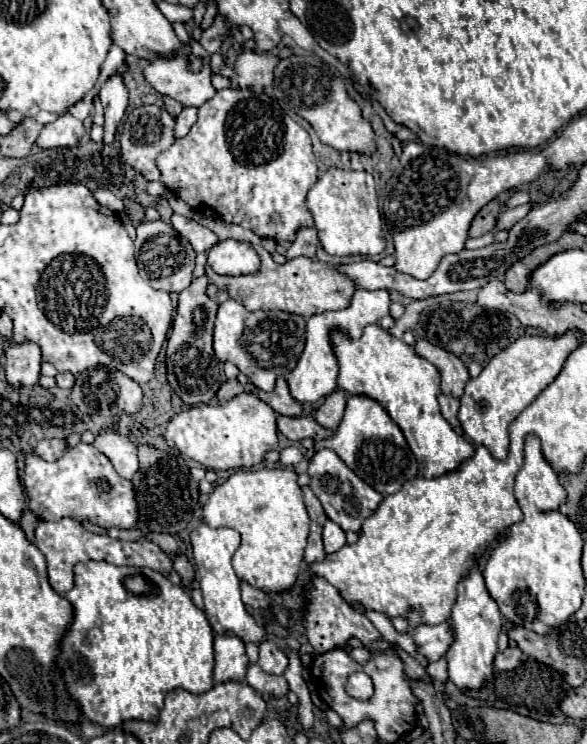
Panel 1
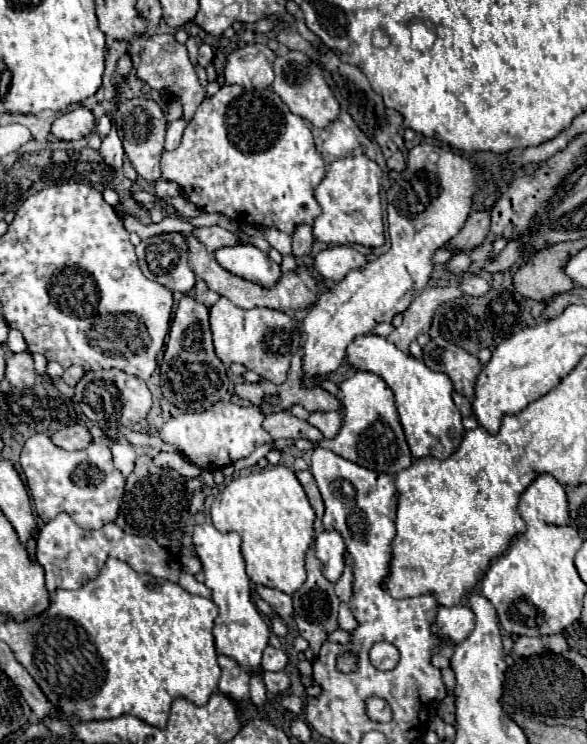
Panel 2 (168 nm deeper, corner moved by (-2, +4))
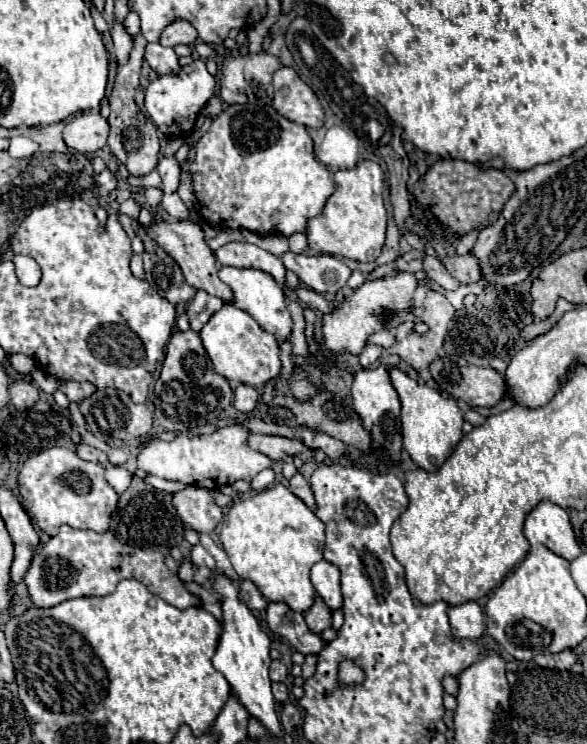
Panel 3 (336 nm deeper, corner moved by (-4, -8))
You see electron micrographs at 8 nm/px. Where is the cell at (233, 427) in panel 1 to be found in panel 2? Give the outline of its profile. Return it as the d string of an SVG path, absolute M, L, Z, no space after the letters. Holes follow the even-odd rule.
M216 402L212 408L204 412L184 412L168 420L160 428L158 436L162 438L162 442L176 446L180 454L184 454L192 464L196 464L202 470L210 470L210 466L224 468L232 462L248 458L256 446L272 442L268 432L264 432L262 428L262 420L264 414L252 404L240 406L230 402Z

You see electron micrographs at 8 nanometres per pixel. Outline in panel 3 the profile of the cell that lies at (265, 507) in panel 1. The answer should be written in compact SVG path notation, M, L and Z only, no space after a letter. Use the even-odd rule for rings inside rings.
M276 484L234 502L222 518L220 542L236 574L252 580L268 602L286 602L296 612L306 612L312 606L314 586L310 584L310 568L322 560L324 524L290 488Z

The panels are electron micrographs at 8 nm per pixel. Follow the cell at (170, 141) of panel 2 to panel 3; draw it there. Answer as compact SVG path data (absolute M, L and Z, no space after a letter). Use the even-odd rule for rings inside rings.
M164 156L156 170L162 178L162 192L176 192L180 186L180 164L176 156Z

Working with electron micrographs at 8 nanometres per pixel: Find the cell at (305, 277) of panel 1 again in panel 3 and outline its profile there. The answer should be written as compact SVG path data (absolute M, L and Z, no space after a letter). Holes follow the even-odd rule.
M156 222L154 226L148 226L148 234L158 242L158 246L162 246L182 268L186 282L196 288L196 290L204 290L210 296L220 298L222 302L232 302L234 294L230 290L228 284L224 284L216 272L216 258L212 258L212 250L206 246L204 242L204 232L200 226L192 224L192 222Z

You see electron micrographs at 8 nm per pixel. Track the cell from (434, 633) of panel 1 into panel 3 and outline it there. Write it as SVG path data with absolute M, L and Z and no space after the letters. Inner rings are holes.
M466 602L450 608L450 630L458 638L480 640L484 634L484 614L476 602Z

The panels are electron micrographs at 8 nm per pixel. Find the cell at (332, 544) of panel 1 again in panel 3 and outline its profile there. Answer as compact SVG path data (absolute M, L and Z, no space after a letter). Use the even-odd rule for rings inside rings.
M320 560L312 566L312 586L316 588L318 596L322 596L322 600L332 608L340 608L342 606L342 592L340 592L340 572L338 568L334 568L334 564L330 564L328 560Z

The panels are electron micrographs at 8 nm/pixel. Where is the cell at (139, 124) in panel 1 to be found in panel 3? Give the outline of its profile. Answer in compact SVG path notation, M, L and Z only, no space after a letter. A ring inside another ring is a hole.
M142 32L134 36L134 46L130 50L130 58L124 66L118 66L118 76L110 94L110 136L108 136L108 146L112 148L112 156L122 162L132 176L144 176L150 174L156 164L158 164L158 154L160 154L160 140L158 140L158 128L156 124L144 116L134 102L128 102L128 88L138 88L138 78L140 78L140 68L144 60L144 48L146 48L146 38Z

